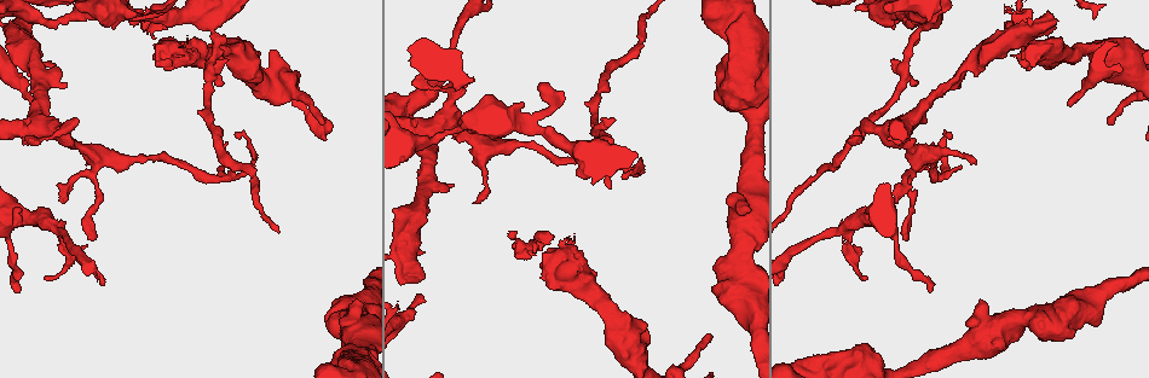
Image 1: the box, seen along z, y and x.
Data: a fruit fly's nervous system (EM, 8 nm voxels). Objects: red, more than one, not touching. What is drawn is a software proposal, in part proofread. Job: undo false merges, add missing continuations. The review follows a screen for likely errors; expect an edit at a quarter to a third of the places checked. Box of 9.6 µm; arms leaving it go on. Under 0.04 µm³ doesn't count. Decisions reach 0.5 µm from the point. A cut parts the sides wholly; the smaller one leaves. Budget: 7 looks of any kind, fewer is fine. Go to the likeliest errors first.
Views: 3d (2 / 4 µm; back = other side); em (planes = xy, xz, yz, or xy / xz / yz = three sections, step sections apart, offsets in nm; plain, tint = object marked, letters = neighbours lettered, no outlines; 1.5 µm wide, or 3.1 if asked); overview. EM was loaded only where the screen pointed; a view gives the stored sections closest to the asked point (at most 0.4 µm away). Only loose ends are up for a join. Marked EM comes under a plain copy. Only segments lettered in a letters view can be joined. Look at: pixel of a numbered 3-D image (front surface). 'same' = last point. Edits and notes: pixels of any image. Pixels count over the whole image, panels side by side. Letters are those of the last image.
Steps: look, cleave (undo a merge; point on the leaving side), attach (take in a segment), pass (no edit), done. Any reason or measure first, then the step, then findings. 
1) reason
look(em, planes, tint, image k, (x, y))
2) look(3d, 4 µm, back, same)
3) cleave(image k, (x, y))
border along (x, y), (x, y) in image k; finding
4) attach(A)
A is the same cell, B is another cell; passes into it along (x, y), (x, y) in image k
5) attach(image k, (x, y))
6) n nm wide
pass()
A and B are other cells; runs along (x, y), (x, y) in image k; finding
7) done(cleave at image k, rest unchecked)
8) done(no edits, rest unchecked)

free end
look(em, xz, step 8, tint, image 1, (20, 291))

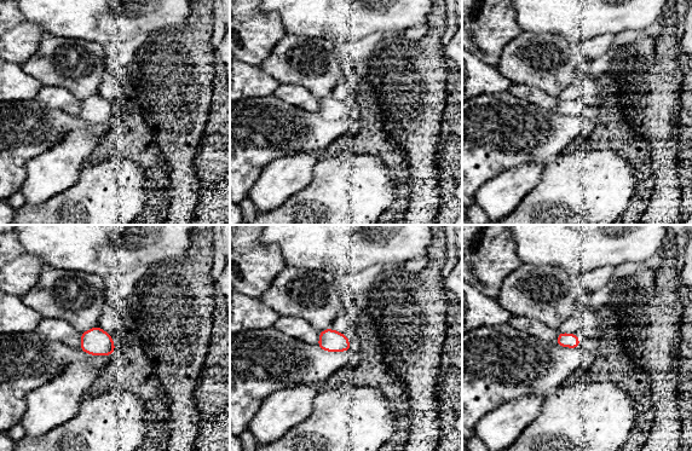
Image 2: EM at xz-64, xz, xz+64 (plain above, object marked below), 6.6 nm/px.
another direction
look(em, planes, tint, same)

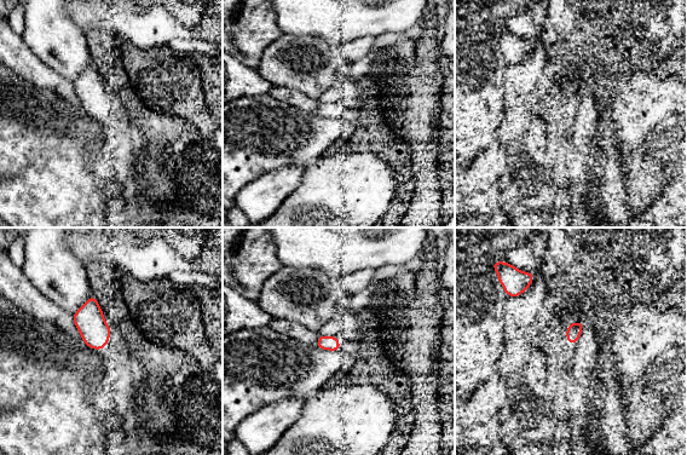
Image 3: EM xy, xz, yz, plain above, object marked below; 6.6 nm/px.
look(em, planes, letters, same)

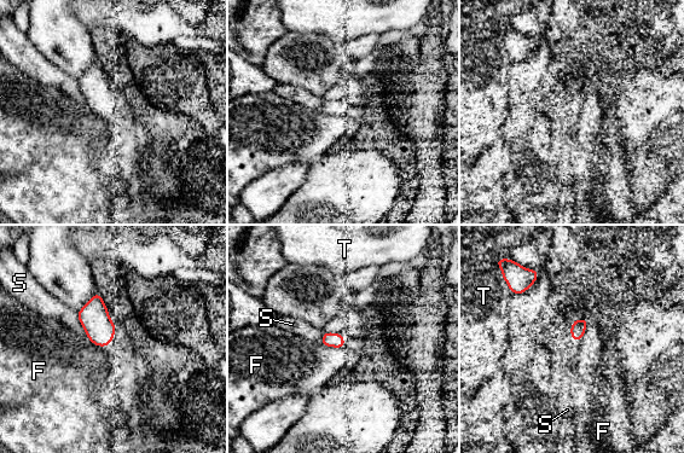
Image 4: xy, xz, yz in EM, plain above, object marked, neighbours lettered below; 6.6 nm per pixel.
pass()
F, S and T are other cells; border along (319, 342), (342, 348) in image 4; no lettered segment goes on from it

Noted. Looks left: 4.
thin end
look(3d, 4 µm, back, image 1, (473, 202))

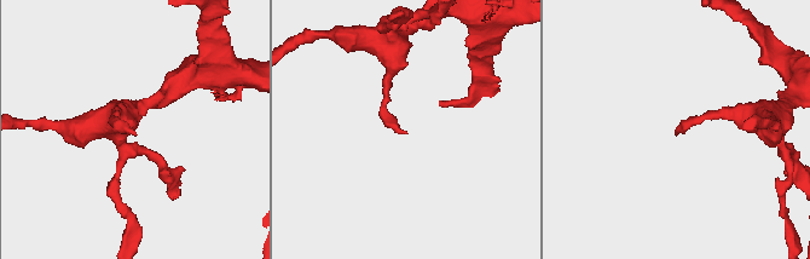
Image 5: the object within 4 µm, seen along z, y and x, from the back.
now the EM
look(em, xy, step 8, tint, image 5, (136, 135))

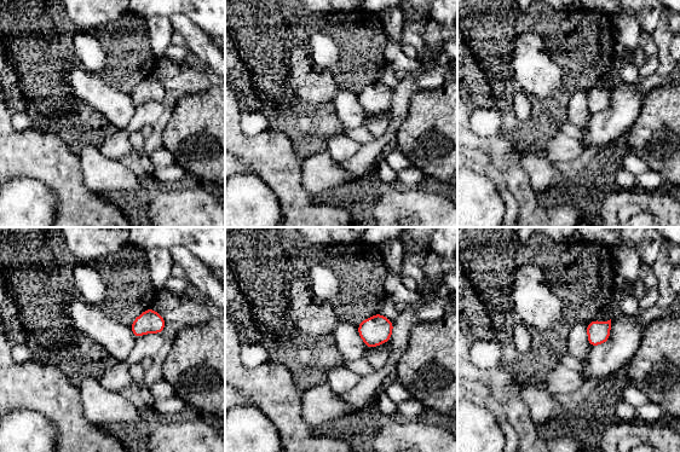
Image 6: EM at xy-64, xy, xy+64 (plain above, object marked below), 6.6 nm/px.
another direction
look(em, planes, letters, same)

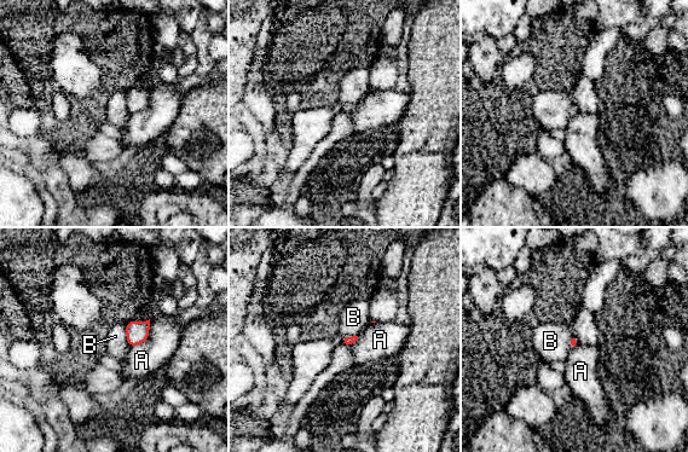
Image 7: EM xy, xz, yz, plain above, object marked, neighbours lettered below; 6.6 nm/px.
A touches over 240 nm
pass()
A and B are other cells; border along (150, 319), (148, 338), (129, 347) in image 7; none of them fits

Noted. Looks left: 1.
done(no edits, rest unchecked)

